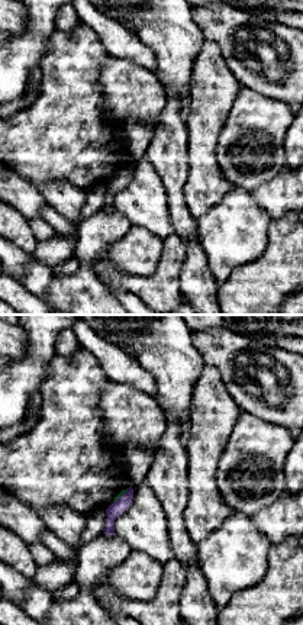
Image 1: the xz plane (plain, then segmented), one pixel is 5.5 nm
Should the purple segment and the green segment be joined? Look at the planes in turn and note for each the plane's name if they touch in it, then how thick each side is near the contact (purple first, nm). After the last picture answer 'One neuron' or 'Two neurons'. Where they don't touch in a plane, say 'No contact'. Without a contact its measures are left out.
Touches purple in xz. Thickness 80 nm (purple) against 20 nm

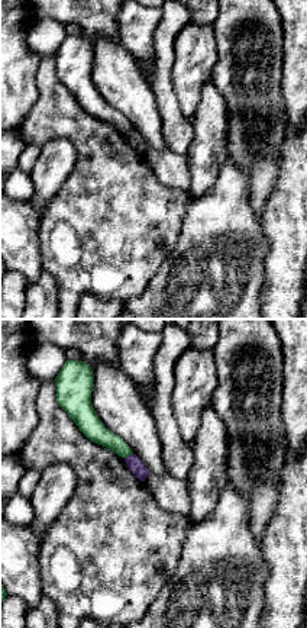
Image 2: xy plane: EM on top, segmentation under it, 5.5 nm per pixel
Touches purple in xy. Thickness 90 nm (purple) against 120 nm

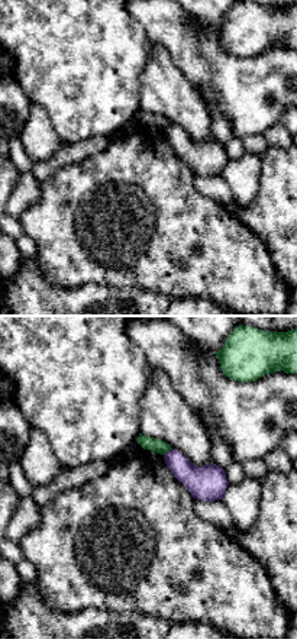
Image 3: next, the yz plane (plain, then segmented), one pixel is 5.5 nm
Touches purple in yz. Thickness 180 nm (purple) against 80 nm

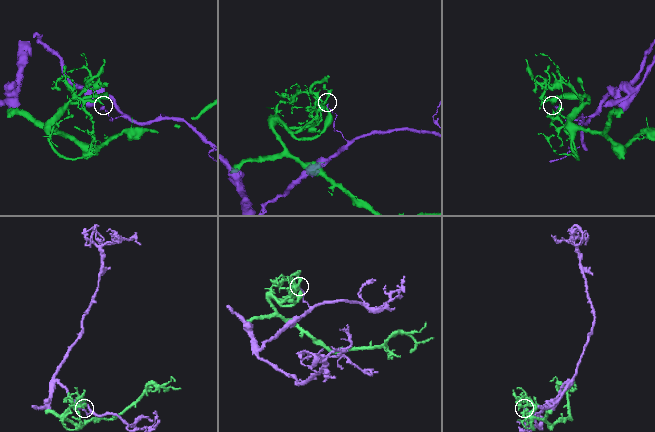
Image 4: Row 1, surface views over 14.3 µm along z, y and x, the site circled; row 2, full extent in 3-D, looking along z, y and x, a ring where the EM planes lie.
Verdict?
Two neurons

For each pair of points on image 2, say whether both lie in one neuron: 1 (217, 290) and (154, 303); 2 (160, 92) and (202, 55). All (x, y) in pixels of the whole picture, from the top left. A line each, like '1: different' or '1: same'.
1: same
2: different

